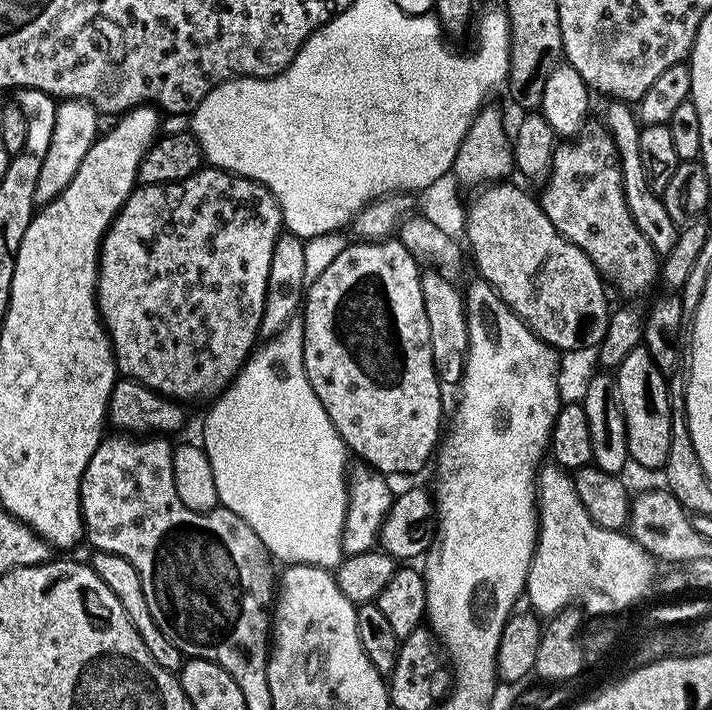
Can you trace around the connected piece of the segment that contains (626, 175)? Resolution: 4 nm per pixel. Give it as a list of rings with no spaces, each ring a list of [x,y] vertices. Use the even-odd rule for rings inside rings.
[[[609,101],[604,110],[604,126],[615,142],[616,153],[620,160],[620,169],[623,174],[623,190],[626,194],[627,205],[630,206],[631,216],[635,224],[644,233],[647,240],[659,252],[667,252],[673,248],[678,238],[678,226],[667,213],[663,199],[653,191],[648,184],[645,171],[642,168],[641,154],[638,153],[638,138],[640,124],[625,101]]]

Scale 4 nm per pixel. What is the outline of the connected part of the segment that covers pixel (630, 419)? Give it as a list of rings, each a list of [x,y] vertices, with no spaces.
[[[647,348],[630,350],[615,369],[616,392],[627,424],[628,458],[641,466],[663,469],[668,461],[672,434],[669,383],[658,370]]]

